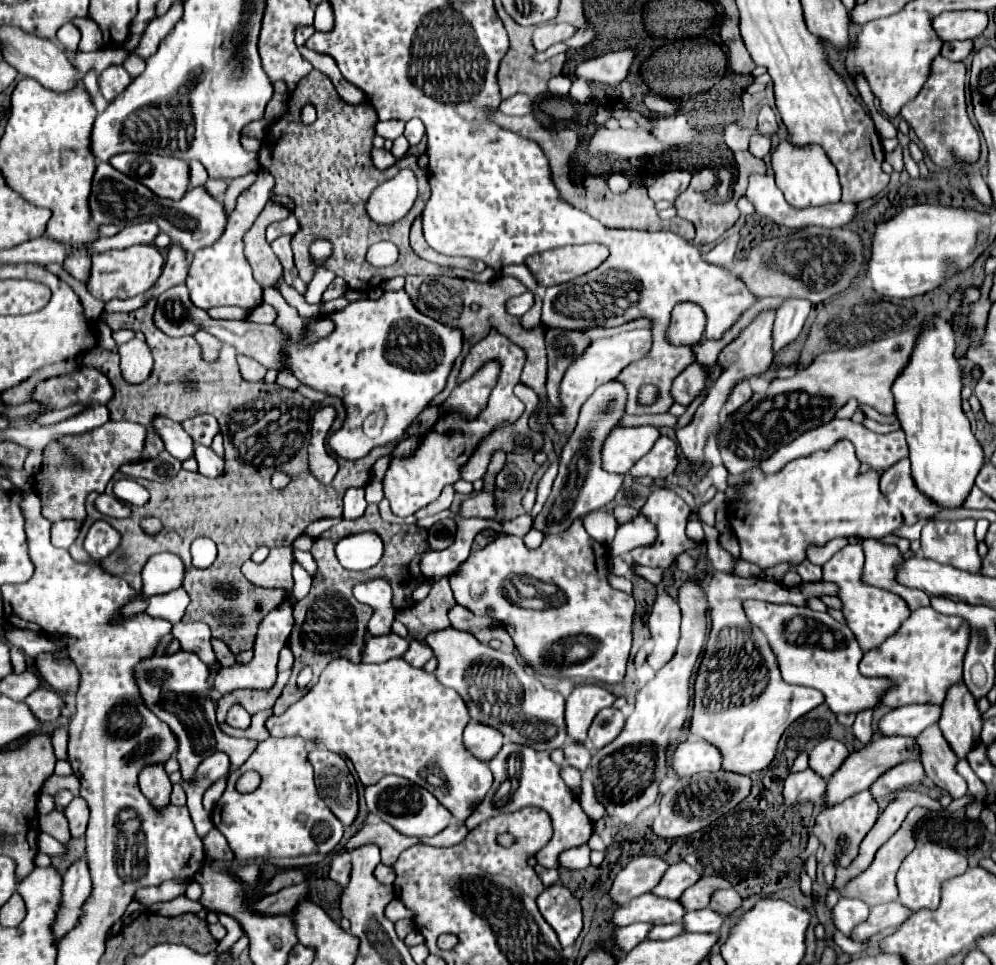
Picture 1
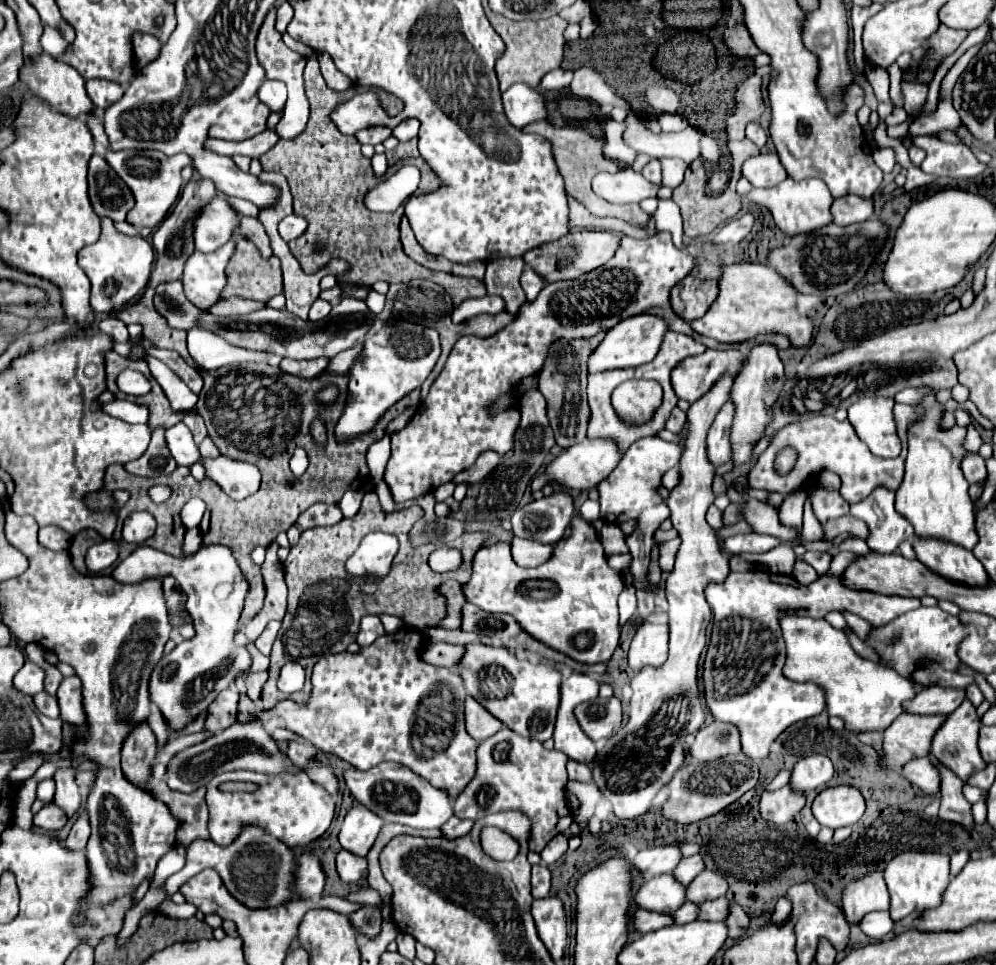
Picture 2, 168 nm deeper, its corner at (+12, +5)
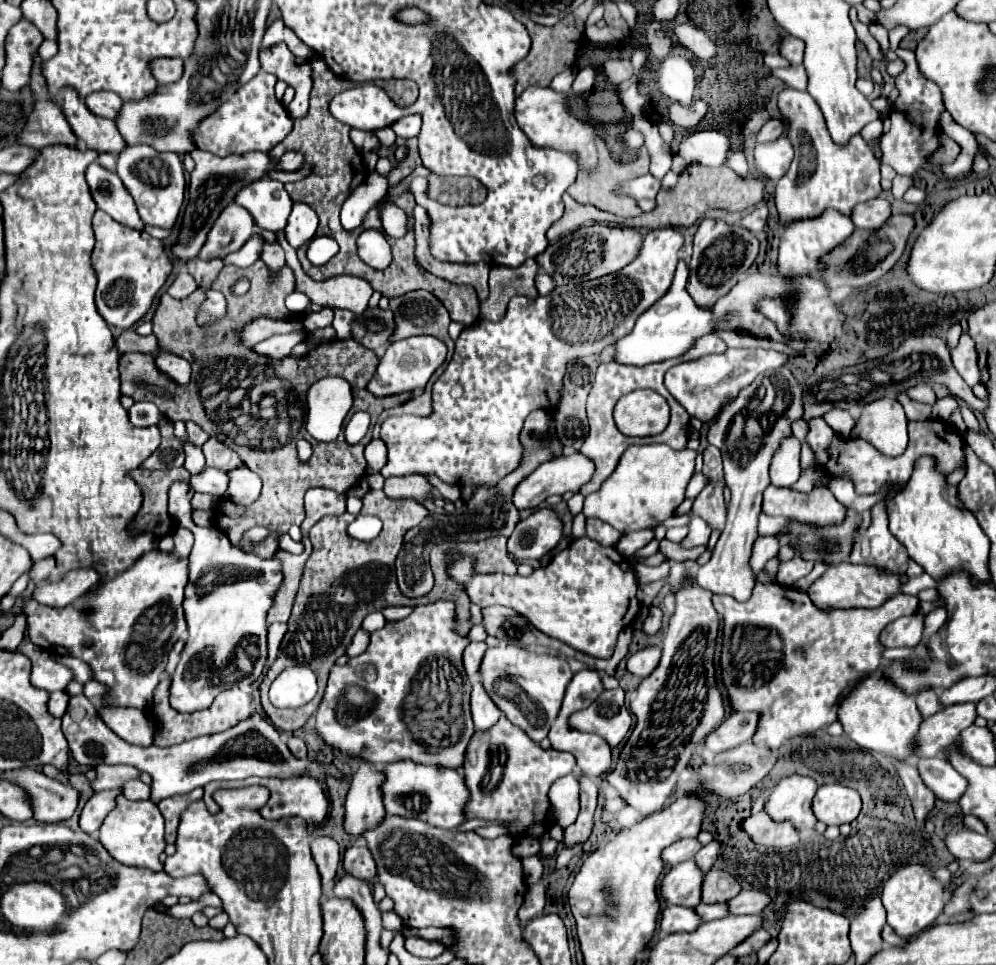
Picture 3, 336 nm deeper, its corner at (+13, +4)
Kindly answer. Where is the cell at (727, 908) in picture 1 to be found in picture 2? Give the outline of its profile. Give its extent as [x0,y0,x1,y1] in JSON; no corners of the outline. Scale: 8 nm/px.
[725,901,749,939]

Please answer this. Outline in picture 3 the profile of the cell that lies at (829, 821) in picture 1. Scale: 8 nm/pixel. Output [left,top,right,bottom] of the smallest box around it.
[812,784,862,826]

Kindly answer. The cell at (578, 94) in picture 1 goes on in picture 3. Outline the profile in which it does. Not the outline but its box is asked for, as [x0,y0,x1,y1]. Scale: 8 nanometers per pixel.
[572,66,596,96]

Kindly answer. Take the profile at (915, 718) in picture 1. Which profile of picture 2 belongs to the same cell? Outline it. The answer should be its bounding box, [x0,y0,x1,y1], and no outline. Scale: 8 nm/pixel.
[903,687,965,715]

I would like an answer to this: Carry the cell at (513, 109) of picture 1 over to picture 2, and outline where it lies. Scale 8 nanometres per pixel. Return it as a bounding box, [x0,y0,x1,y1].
[501,83,547,127]

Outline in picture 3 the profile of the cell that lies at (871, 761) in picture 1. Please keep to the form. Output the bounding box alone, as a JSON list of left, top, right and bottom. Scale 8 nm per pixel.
[920,702,976,758]

